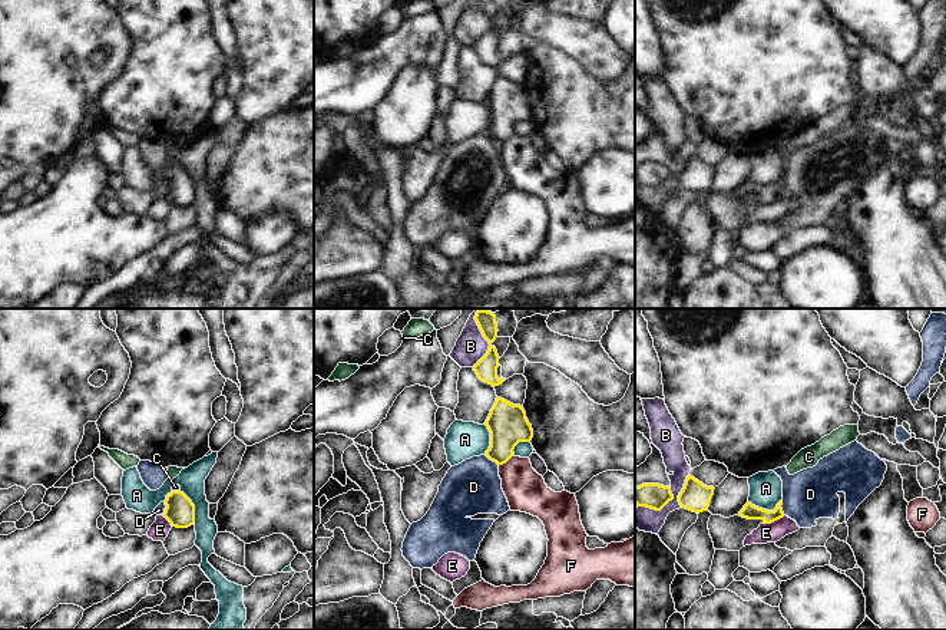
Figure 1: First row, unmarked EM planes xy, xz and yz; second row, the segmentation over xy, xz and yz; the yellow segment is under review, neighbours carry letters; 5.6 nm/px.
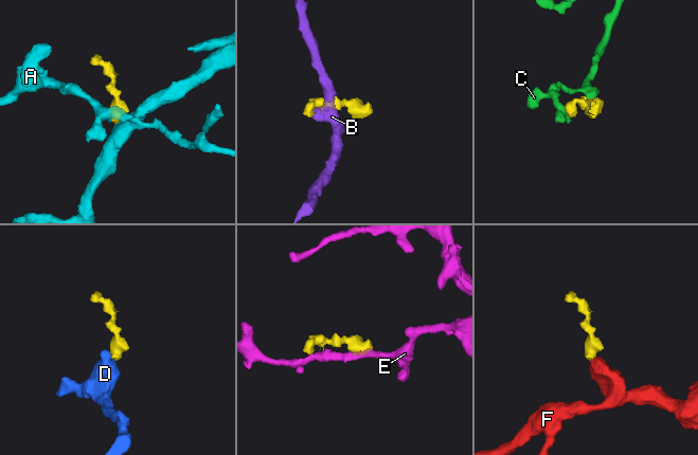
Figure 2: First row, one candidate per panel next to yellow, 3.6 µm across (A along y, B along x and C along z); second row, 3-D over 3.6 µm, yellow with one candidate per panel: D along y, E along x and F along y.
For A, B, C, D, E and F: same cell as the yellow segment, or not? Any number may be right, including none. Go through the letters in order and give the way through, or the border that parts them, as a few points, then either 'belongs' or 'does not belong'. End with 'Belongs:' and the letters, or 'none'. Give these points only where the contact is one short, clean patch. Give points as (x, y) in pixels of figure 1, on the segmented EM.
A: along yz (781, 498), (773, 510), (758, 508), (748, 501) | does not belong
B: does not belong
C: across xy (179, 511), (177, 491), (175, 487) | belongs
D: along yz (781, 500), (781, 511), (784, 514) | does not belong
E: along yz (784, 515), (764, 524) | does not belong
F: along xz (513, 455), (499, 465) | does not belong
Belongs: C

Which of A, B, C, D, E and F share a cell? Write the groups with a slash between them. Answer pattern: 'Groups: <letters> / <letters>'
Groups: A / B / C / D / E / F.

